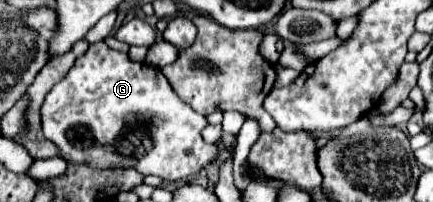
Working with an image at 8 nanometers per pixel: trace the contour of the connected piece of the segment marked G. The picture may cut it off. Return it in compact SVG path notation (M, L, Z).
M96 42L96 44L90 44L90 48L86 50L86 54L82 54L80 58L76 58L76 64L70 68L70 72L48 92L42 108L40 108L40 114L42 114L42 132L44 136L54 142L60 150L60 158L70 162L70 164L88 164L88 166L94 166L94 168L134 168L138 170L140 174L154 174L154 176L160 176L162 180L166 182L178 182L178 180L188 180L190 176L196 176L206 164L214 162L216 156L218 156L218 146L216 144L206 144L200 136L202 128L206 126L206 118L196 114L186 102L182 102L176 92L172 90L172 86L168 84L166 76L154 68L154 66L148 66L148 64L140 64L140 62L132 62L128 58L128 54L124 52L116 52L116 50L110 50L104 42Z

